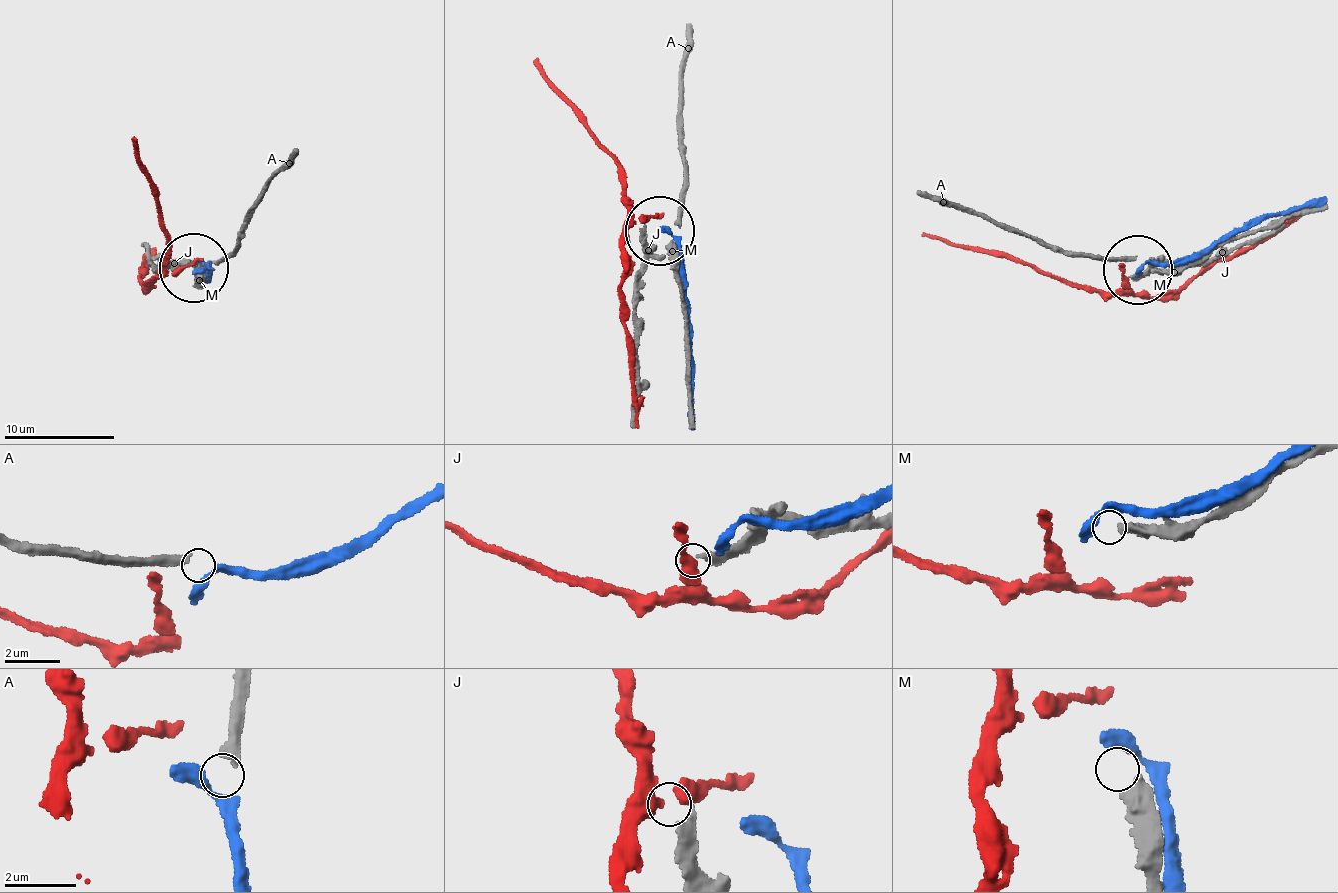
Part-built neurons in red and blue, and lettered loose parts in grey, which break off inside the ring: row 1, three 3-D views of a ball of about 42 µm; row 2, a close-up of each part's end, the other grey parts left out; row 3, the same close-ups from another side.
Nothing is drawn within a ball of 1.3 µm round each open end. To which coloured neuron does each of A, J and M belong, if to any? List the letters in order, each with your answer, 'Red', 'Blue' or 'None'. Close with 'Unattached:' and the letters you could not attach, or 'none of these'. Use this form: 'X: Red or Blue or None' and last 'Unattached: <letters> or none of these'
A: Blue
J: None
M: None
Unattached: J, M

